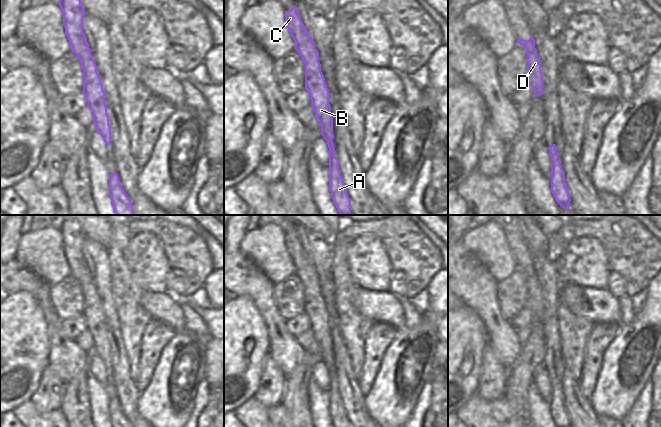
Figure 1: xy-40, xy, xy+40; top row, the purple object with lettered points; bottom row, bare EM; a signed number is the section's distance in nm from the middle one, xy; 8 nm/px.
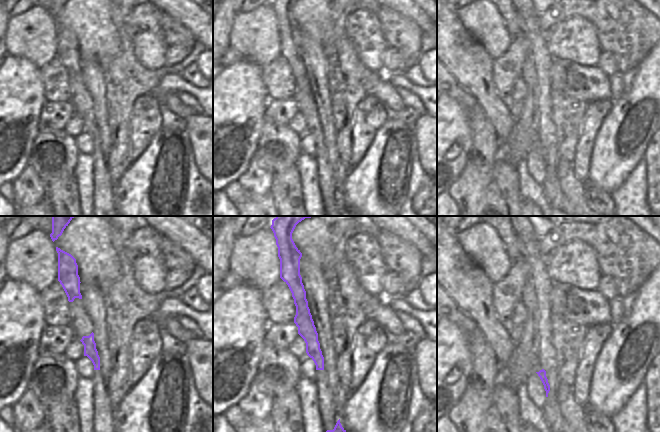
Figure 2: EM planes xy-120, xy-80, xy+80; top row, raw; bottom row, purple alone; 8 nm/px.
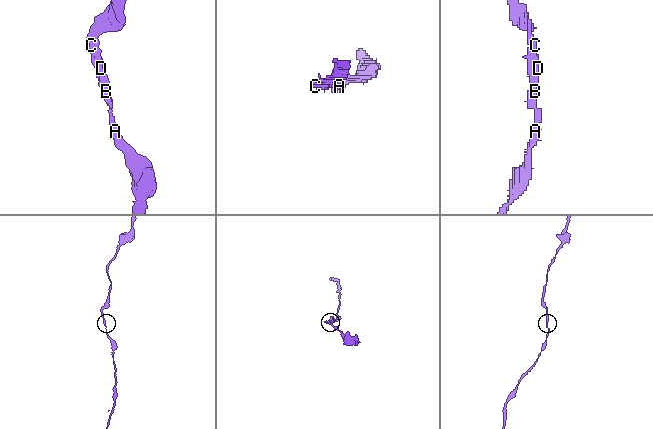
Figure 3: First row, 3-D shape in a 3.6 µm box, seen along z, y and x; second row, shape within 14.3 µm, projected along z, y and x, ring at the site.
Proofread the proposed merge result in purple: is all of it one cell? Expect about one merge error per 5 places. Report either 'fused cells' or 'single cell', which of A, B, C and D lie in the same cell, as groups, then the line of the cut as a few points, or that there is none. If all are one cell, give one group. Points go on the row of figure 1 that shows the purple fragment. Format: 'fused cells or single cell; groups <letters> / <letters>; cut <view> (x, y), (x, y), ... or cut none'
single cell; groups A B C D; cut none

